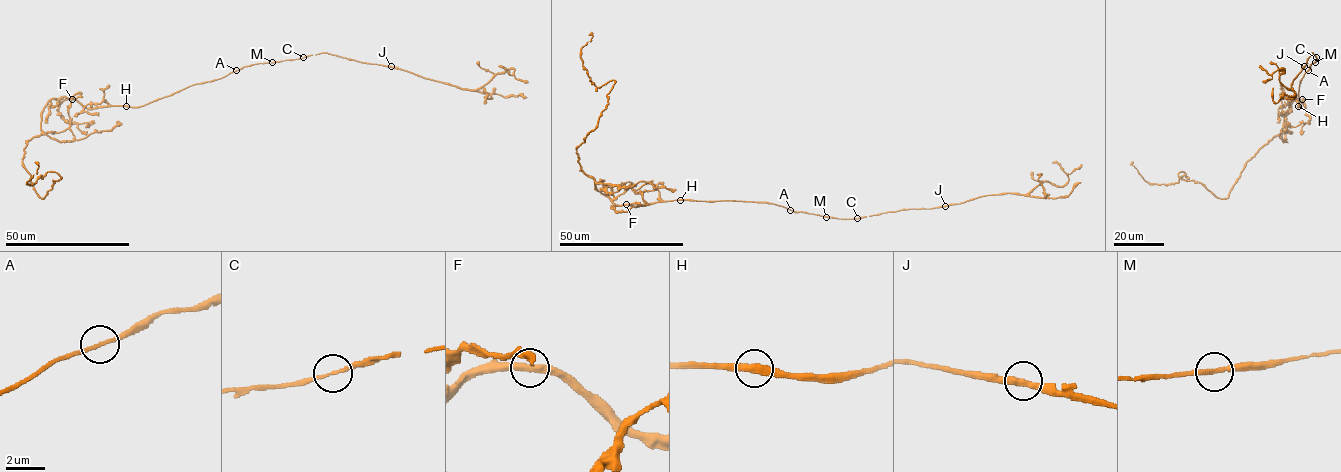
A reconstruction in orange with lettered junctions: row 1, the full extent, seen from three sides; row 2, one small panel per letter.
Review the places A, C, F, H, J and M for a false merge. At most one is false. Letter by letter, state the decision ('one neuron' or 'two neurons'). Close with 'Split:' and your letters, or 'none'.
A: one neuron
C: one neuron
F: one neuron
H: one neuron
J: one neuron
M: one neuron
Split: none

